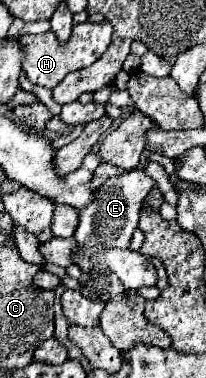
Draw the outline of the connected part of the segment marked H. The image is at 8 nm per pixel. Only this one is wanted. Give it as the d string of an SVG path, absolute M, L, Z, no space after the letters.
M104 19L100 23L84 21L80 25L74 25L72 37L64 45L58 45L56 35L52 31L46 31L40 35L24 35L22 41L24 41L24 49L26 49L26 61L24 61L26 79L34 85L54 89L68 73L92 65L108 49L110 35L112 35L112 25L108 19Z

